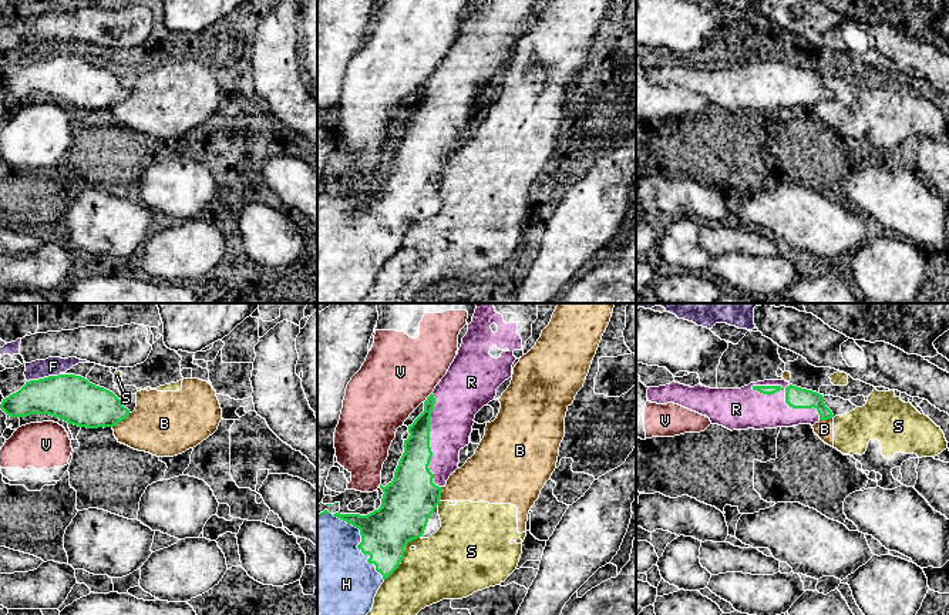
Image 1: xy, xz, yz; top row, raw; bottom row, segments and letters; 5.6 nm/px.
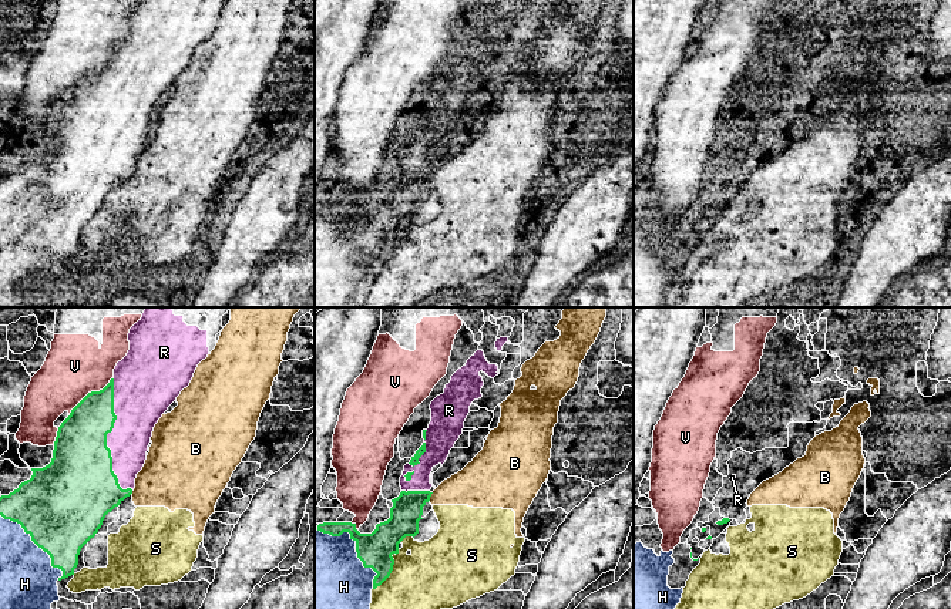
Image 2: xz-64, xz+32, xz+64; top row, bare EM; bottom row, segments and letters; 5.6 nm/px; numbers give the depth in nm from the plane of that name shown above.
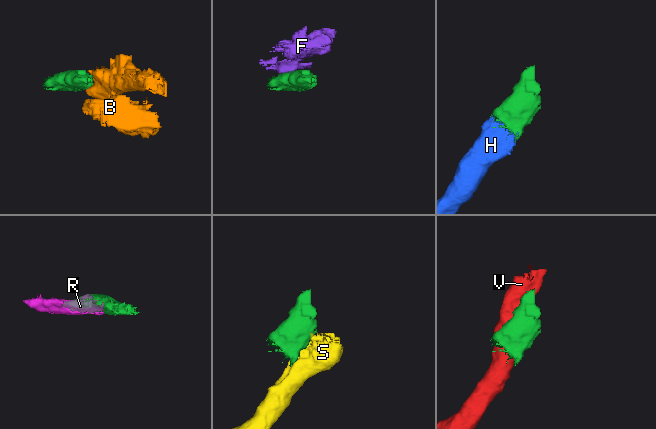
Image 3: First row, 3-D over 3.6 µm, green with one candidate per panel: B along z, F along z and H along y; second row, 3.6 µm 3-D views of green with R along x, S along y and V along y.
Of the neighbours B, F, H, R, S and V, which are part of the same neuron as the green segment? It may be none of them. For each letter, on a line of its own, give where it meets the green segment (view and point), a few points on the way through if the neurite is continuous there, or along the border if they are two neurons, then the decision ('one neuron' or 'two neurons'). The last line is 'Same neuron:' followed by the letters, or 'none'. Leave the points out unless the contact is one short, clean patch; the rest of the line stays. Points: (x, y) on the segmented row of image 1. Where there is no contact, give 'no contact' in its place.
B: meets green in xy at (121, 420); border along xy (130, 413), (113, 427); two neurons
F: meets green in xy at (44, 377); border along xy (59, 373), (27, 382); two neurons
H: meets green in xz at (359, 544); one neuron
R: meets green in yz at (786, 399); one neuron
S: meets green in xz at (404, 545); border along xz (419, 537), (404, 547), (404, 557), (400, 561); two neurons
V: meets green in xz at (427, 397); two neurons
Same neuron: H, R

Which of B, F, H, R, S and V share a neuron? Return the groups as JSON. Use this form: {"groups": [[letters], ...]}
{"groups": [["B", "S"], ["F"], ["H", "R"], ["V"]]}

